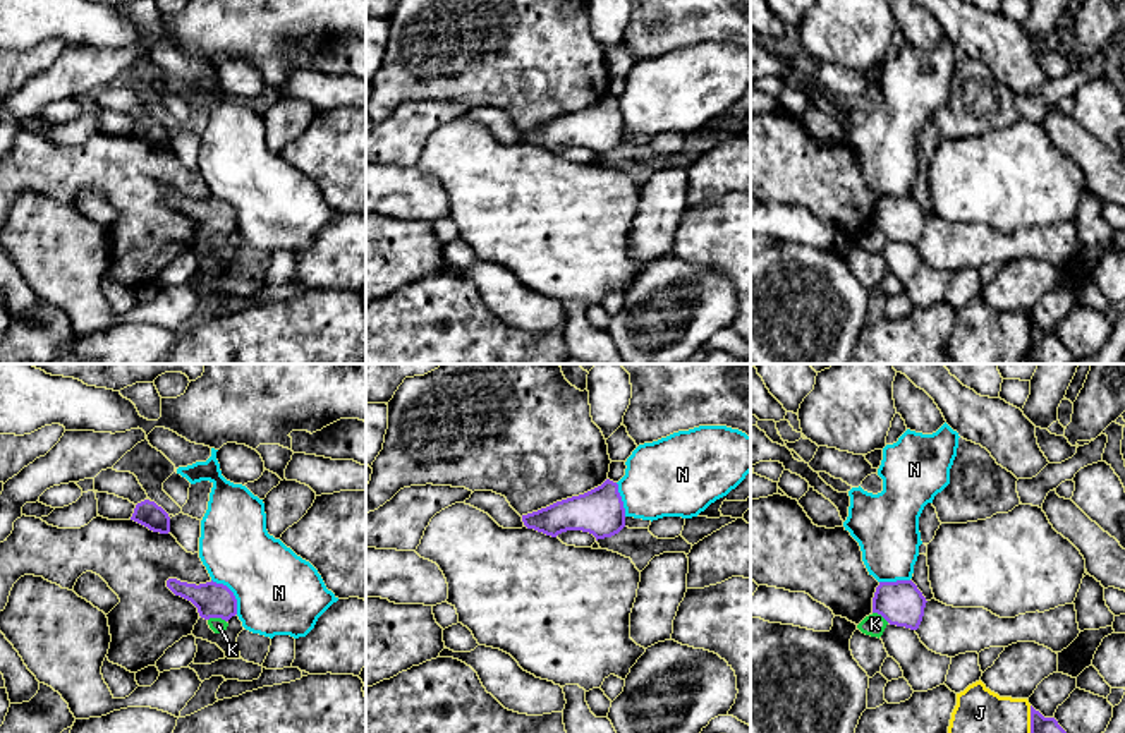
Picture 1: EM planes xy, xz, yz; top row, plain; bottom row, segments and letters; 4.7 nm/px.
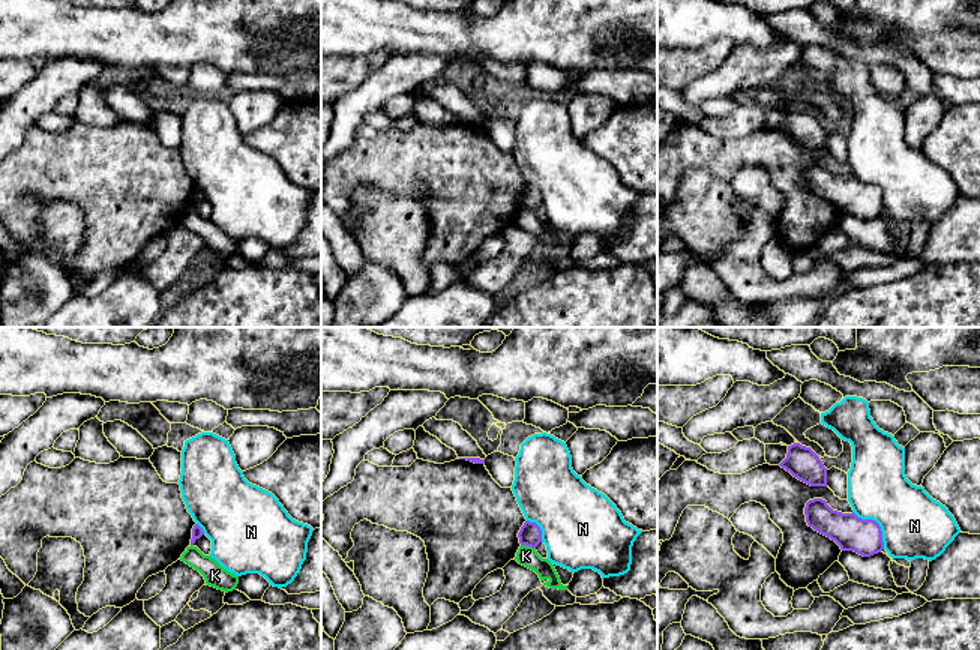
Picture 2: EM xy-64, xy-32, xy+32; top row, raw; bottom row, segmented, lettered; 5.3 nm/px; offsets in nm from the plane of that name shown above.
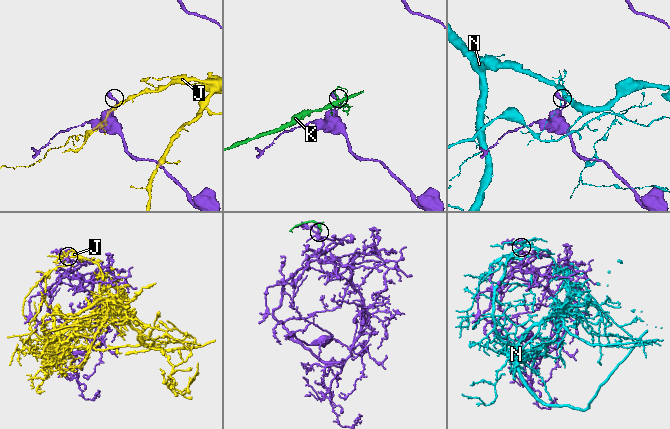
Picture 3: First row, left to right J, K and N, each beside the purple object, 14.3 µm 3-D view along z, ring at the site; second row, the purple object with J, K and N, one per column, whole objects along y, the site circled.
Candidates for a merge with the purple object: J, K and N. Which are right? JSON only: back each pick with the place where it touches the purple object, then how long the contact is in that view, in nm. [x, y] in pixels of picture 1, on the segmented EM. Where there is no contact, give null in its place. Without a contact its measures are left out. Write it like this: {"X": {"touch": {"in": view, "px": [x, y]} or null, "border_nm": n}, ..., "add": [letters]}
{"add": []}

